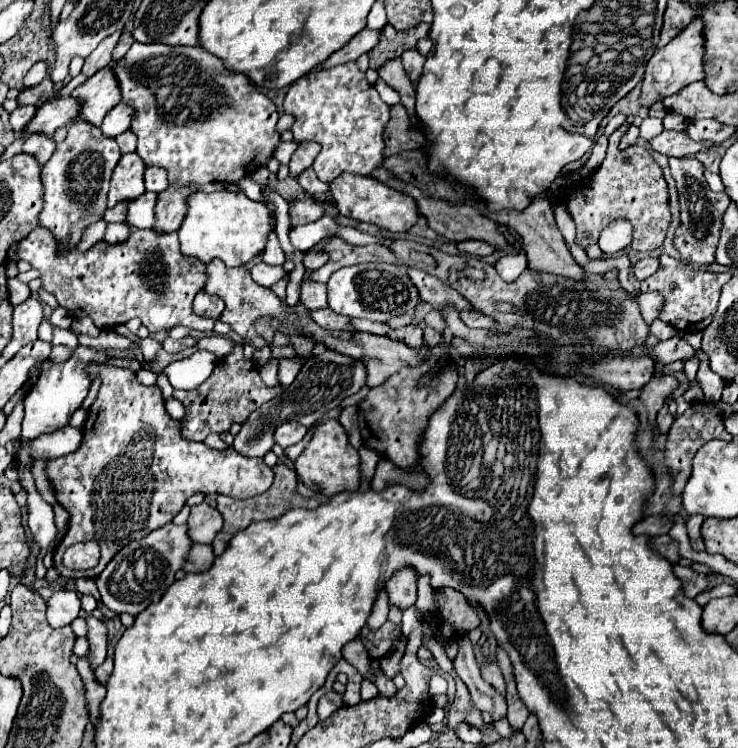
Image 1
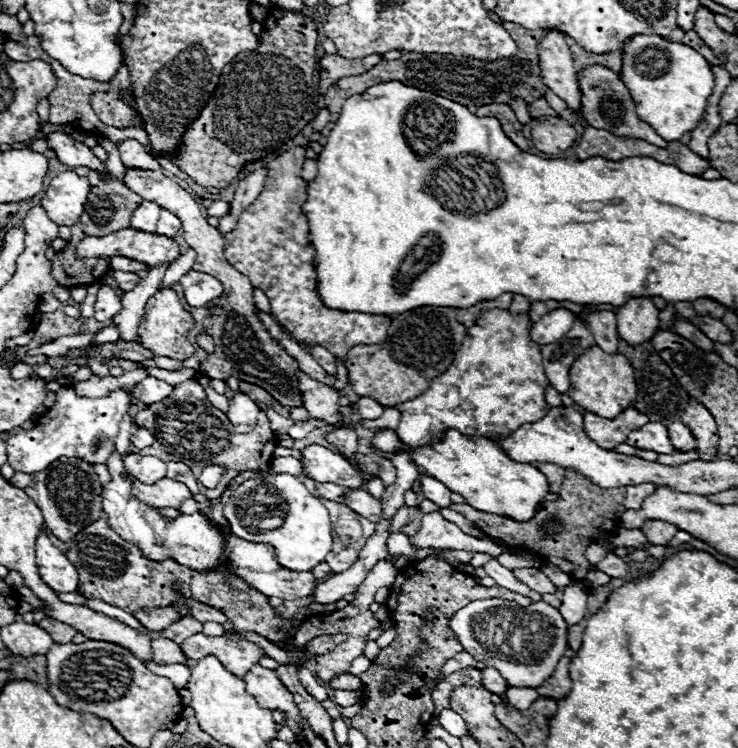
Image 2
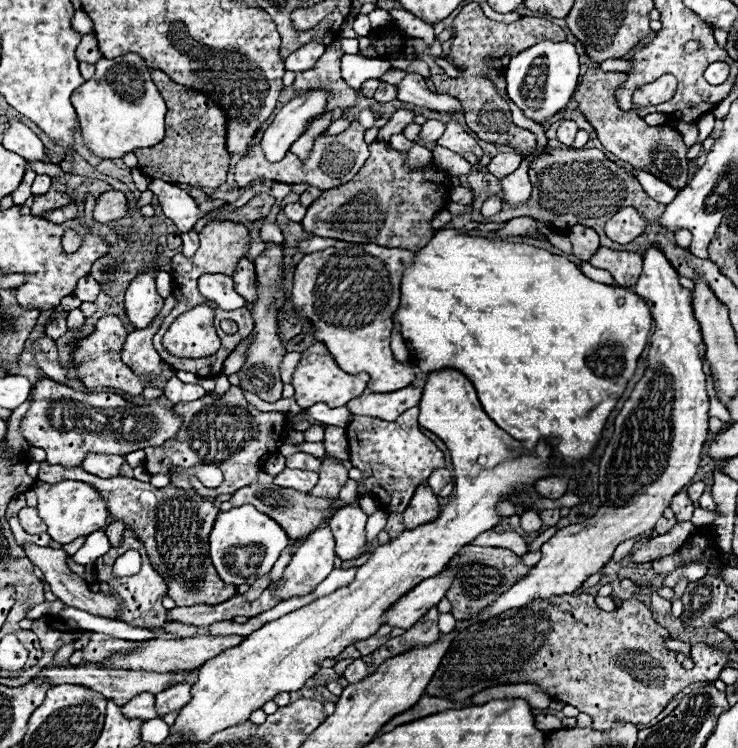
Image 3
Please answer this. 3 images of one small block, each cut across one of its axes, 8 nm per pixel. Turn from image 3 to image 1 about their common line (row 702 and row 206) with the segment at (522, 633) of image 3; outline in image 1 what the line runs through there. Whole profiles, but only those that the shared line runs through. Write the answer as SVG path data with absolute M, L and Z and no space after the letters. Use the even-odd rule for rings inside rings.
M622 124L622 128L618 128L610 136L608 154L602 166L592 174L590 180L586 180L586 184L576 192L576 196L564 200L564 206L576 222L576 240L582 248L594 244L602 228L608 226L614 218L626 218L634 226L632 248L638 252L656 250L658 246L662 246L670 224L668 186L660 166L652 160L652 154L646 146L634 144L626 150L618 150L620 130L628 130L628 124Z

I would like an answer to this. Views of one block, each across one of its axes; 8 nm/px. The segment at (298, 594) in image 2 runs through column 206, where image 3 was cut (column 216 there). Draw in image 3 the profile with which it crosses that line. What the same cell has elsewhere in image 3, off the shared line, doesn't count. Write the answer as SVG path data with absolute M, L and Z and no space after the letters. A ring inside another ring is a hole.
M250 504L232 508L232 510L228 510L228 512L220 512L218 518L216 518L216 522L214 522L214 530L212 530L212 534L210 534L210 558L212 558L212 562L214 562L214 566L216 566L218 574L220 574L220 578L222 578L226 584L236 584L236 586L242 584L242 582L244 582L244 584L252 584L258 576L270 572L272 566L274 566L274 562L278 560L278 556L282 554L282 550L284 550L286 546L288 546L288 536L286 536L286 532L284 532L270 516L258 512L258 510L256 510L254 506L250 506ZM252 544L258 544L258 546L264 550L264 556L262 556L256 572L254 572L252 576L240 580L240 578L238 578L238 572L234 572L234 568L230 570L230 568L226 566L224 556L226 556L228 548L252 546Z

